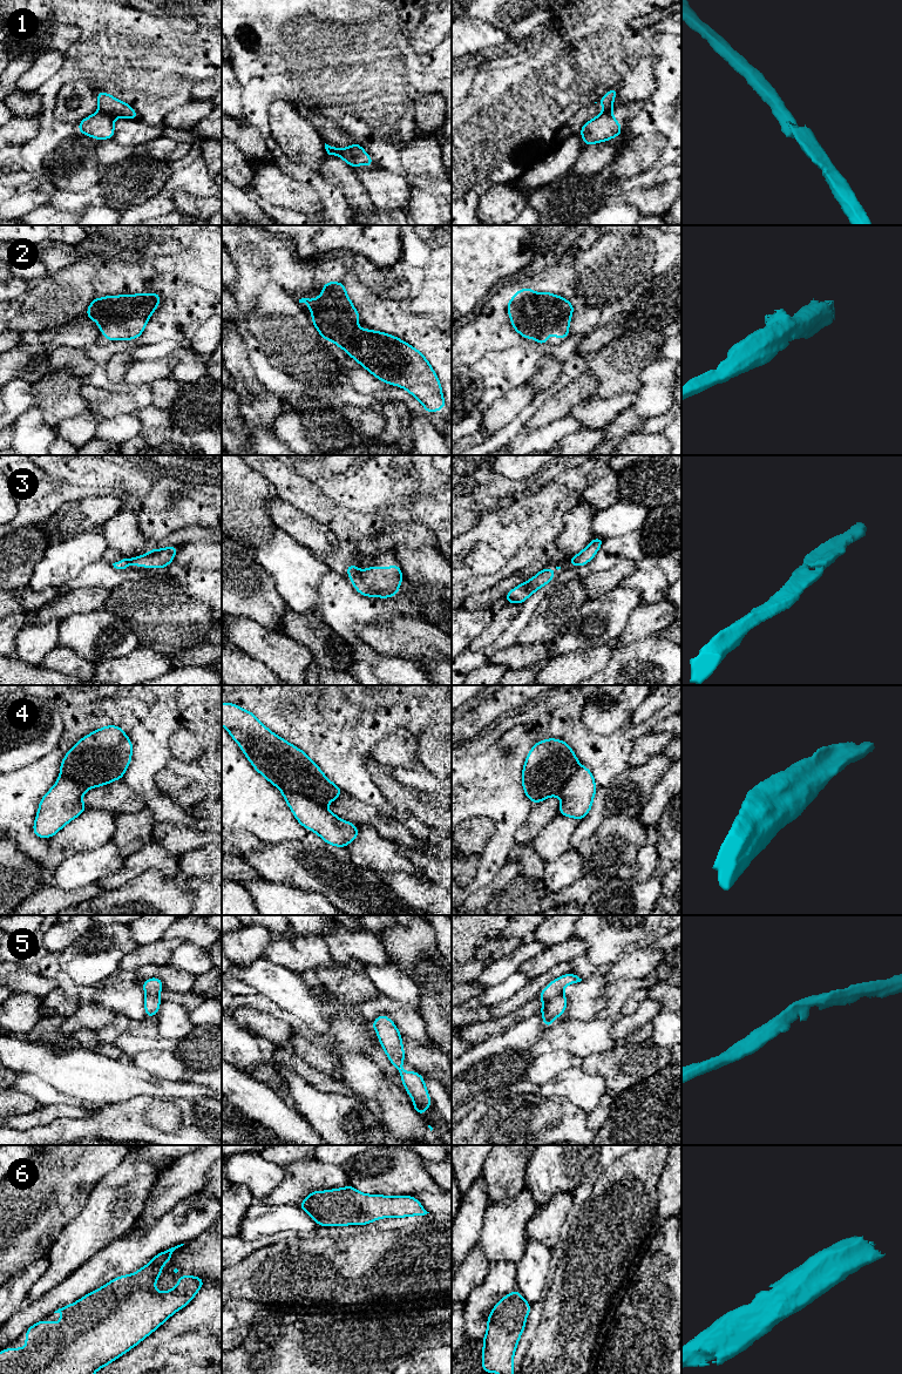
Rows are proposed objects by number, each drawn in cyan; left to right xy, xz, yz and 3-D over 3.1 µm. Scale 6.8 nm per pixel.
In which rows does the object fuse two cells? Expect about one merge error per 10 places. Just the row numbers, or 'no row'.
1, 4

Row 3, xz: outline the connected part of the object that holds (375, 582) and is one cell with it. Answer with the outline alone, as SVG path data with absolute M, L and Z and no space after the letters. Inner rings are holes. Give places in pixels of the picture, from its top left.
M347 564L350 581L362 596L388 598L398 595L403 575L398 564L387 568L366 567L361 573L358 566Z

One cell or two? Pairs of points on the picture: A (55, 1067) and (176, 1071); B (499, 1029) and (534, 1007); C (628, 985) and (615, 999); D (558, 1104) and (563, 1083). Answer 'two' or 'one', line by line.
A: two
B: one
C: one
D: two

